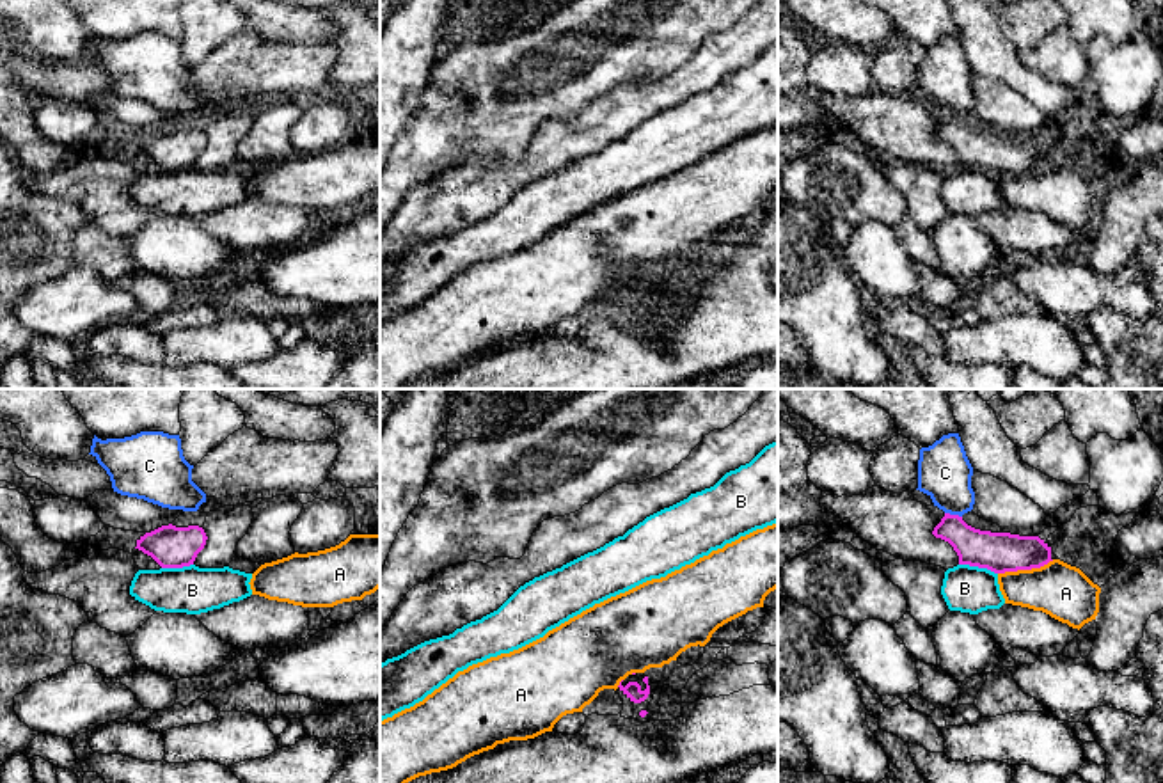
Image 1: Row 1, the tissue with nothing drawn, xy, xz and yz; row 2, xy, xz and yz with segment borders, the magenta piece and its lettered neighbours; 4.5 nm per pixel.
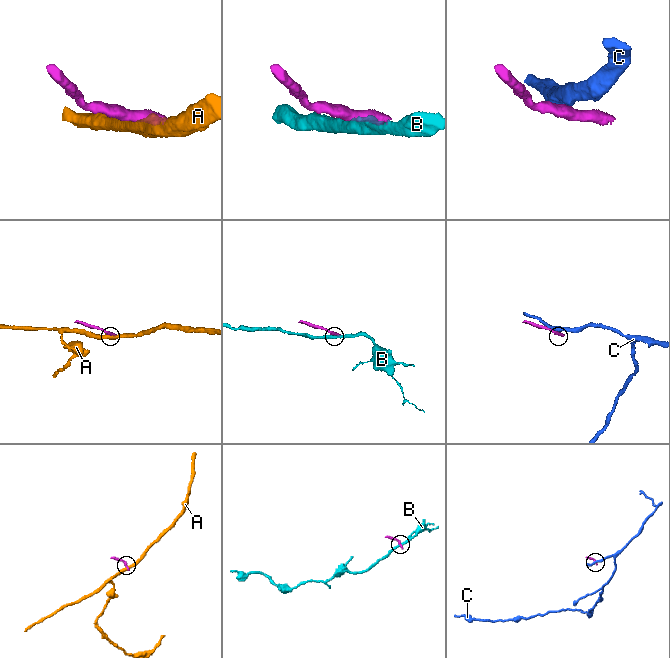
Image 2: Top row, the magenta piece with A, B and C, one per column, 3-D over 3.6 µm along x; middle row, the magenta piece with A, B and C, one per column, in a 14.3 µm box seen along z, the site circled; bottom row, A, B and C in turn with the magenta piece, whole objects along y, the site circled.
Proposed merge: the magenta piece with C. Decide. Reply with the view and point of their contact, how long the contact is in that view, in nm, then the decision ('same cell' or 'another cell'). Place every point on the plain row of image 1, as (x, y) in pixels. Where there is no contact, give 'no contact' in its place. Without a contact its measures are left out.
yz (954, 118) | 80 nm | another cell

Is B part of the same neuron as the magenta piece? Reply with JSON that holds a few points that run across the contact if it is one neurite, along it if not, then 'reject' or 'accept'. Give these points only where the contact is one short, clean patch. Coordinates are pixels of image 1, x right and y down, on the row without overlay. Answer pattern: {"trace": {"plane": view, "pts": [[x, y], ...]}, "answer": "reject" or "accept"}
{"trace": {"plane": "yz", "pts": [[959, 166], [986, 169], [996, 176]]}, "answer": "reject"}

